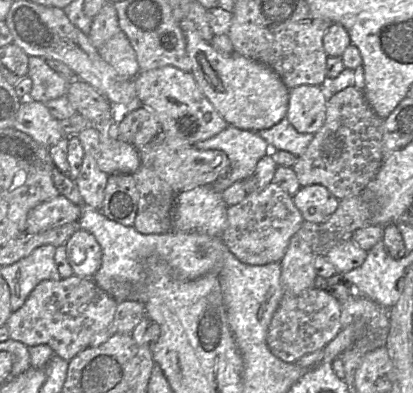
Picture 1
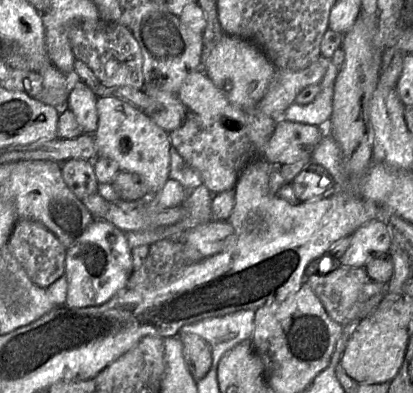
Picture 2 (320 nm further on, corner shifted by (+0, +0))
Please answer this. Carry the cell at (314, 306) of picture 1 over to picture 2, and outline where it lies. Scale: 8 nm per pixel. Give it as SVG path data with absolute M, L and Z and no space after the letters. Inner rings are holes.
M343 265L326 275L305 278L329 317L343 327L359 322L358 297L370 280L364 267Z

